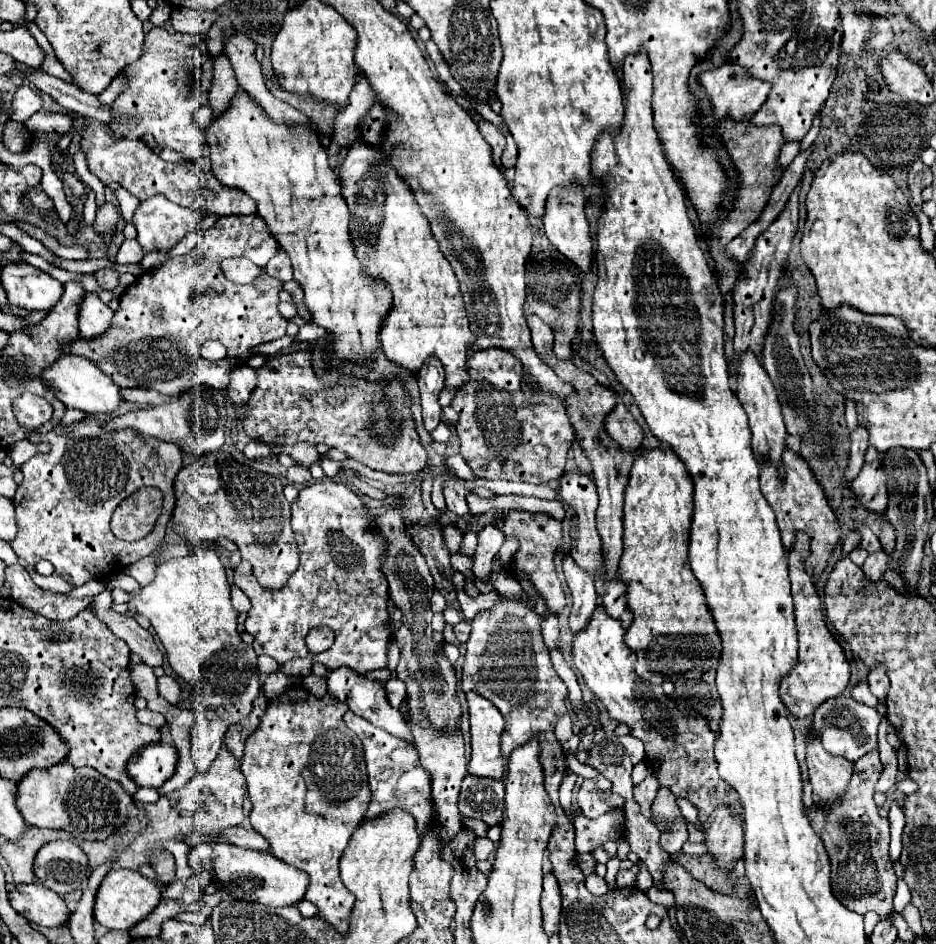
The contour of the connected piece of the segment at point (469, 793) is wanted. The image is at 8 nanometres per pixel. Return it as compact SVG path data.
M467 775L459 793L459 811L465 817L477 817L487 825L503 821L505 785L495 779Z

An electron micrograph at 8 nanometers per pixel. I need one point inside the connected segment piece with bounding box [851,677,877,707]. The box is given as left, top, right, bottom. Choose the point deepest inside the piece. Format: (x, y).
(861, 692)

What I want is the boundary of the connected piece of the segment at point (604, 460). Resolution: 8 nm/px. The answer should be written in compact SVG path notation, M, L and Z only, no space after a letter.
M527 315L527 327L531 331L531 339L533 339L533 347L537 351L537 355L569 385L573 385L575 393L571 397L567 397L563 401L569 421L575 429L575 443L581 445L581 449L585 451L587 459L591 464L595 485L597 485L597 493L599 493L599 507L595 513L597 519L597 531L601 535L601 555L603 555L603 567L605 567L605 575L607 579L615 579L617 575L617 563L619 557L623 553L623 493L627 487L627 479L629 479L629 469L636 454L634 452L619 453L621 448L615 442L610 442L610 437L603 431L603 419L607 415L607 411L611 411L611 407L615 407L615 395L613 391L601 387L593 375L577 369L571 361L561 361L555 357L553 353L553 335L551 329L541 323L537 319L537 315Z

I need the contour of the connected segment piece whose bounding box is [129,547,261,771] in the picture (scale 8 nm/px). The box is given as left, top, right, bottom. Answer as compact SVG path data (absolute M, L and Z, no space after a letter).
M209 547L197 549L193 555L183 559L171 559L157 567L157 577L151 585L141 587L139 595L129 603L143 617L147 617L163 643L167 659L173 671L185 679L189 685L197 689L197 705L195 705L195 723L191 729L193 743L193 761L197 771L205 771L217 757L217 749L221 747L223 735L229 725L235 725L249 717L255 697L259 695L259 671L257 671L257 655L251 645L241 641L237 631L237 611L231 605L231 589L227 583L225 567L221 565L217 553Z

